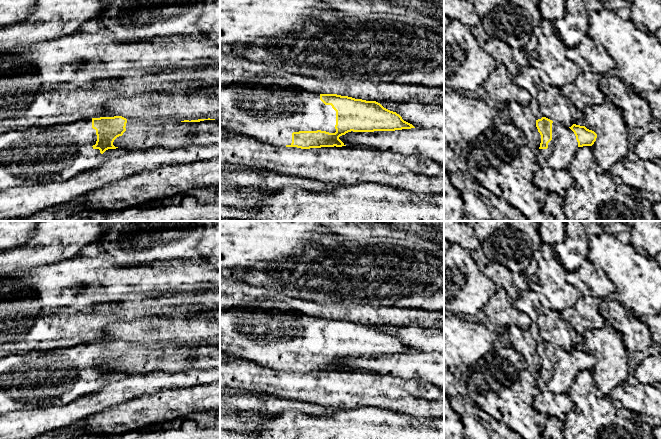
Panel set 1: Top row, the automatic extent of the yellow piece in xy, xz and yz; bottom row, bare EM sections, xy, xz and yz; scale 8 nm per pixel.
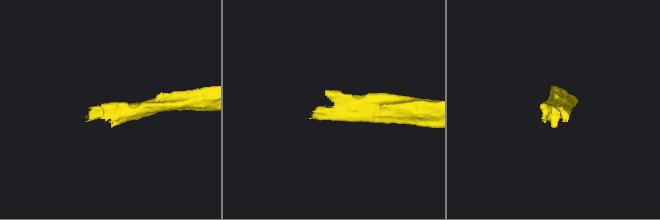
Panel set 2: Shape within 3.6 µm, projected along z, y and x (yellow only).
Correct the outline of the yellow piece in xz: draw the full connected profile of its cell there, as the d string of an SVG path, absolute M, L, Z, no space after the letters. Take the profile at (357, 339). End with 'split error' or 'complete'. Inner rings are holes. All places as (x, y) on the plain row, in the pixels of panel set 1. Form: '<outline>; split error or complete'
M233 308L220 311L220 352L267 368L310 373L346 370L339 361L351 355L395 355L415 351L376 325L296 312Z; split error

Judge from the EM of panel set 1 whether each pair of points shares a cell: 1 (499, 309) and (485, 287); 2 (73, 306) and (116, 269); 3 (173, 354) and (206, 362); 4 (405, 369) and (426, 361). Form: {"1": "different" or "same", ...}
{"1": "different", "2": "different", "3": "same", "4": "same"}

